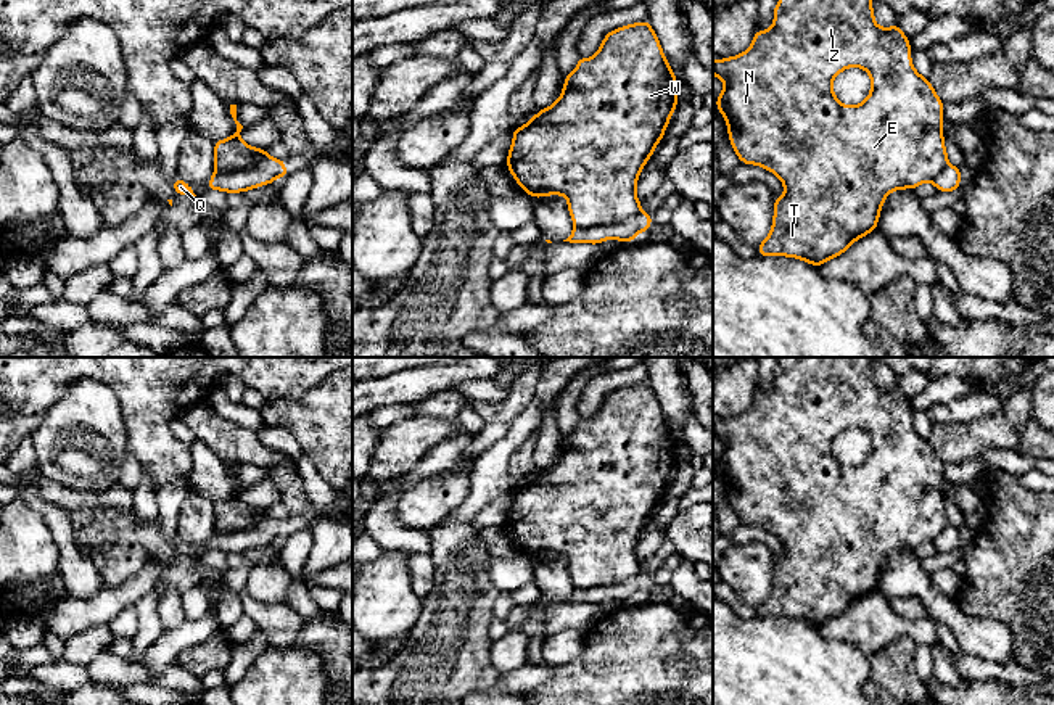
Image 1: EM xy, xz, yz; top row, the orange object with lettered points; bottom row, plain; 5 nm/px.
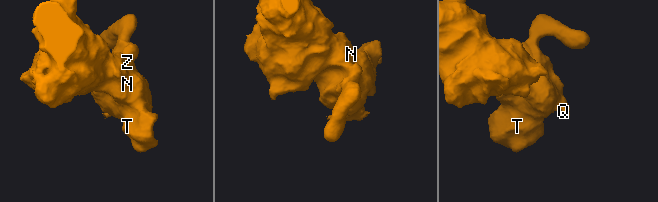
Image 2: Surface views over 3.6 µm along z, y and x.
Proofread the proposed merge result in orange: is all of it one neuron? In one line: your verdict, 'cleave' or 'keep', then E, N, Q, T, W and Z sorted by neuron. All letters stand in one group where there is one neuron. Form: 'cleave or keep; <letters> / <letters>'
cleave; E N T W Z / Q

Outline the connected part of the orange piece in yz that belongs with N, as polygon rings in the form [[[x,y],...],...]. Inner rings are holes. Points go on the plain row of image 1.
[[[780,357],[774,367],[774,385],[769,391],[755,391],[751,407],[742,415],[713,422],[713,435],[726,447],[716,459],[716,467],[727,483],[731,505],[743,525],[756,525],[776,534],[785,549],[785,555],[774,559],[772,589],[766,600],[758,605],[758,616],[788,616],[803,620],[816,628],[825,621],[840,616],[853,602],[874,592],[879,584],[879,575],[887,555],[893,550],[914,550],[924,542],[933,542],[935,538],[948,526],[945,497],[941,493],[945,464],[935,454],[928,439],[922,438],[912,427],[909,399],[898,385],[879,388],[874,381],[871,357]],[[851,427],[863,428],[871,436],[872,451],[869,457],[856,467],[845,467],[832,452],[834,438]]]

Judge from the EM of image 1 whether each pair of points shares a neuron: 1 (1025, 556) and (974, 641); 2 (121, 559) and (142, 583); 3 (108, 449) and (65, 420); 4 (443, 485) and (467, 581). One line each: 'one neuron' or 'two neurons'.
1: two neurons
2: two neurons
3: one neuron
4: two neurons

